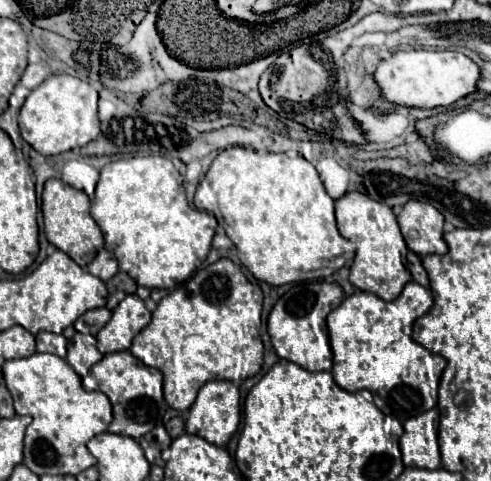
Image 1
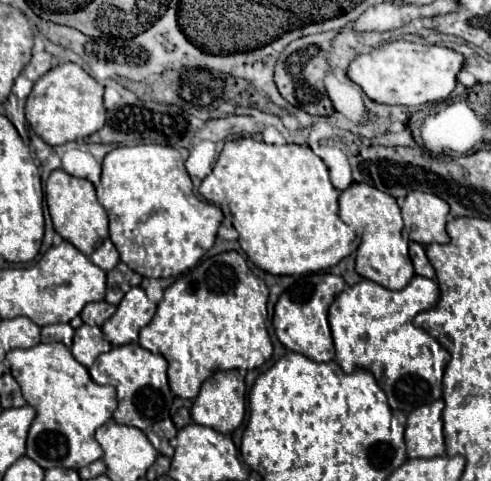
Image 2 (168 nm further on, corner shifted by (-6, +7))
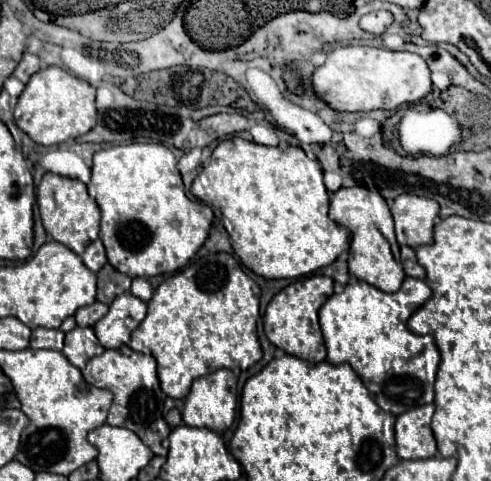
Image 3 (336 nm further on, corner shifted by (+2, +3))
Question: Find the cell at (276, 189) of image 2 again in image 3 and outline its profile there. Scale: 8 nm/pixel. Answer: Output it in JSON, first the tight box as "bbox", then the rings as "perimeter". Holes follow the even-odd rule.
{"bbox":[190,137,350,279],"perimeter":[[[232,137],[218,143],[218,147],[212,151],[210,163],[206,165],[206,169],[202,169],[200,177],[192,183],[190,193],[212,207],[218,207],[224,219],[232,223],[234,231],[230,233],[230,237],[240,245],[240,251],[234,253],[250,271],[266,279],[296,279],[334,263],[342,251],[350,249],[348,229],[340,227],[328,217],[330,197],[324,187],[320,171],[322,171],[320,163],[308,159],[300,147],[292,147],[292,145],[264,147],[240,137]]]}

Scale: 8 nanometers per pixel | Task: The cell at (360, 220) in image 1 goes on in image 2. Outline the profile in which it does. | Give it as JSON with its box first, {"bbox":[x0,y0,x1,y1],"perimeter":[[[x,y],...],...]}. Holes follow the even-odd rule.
{"bbox":[340,183,414,289],"perimeter":[[[352,183],[340,195],[340,219],[356,228],[361,238],[356,253],[356,271],[386,289],[404,289],[414,277],[414,267],[408,257],[408,233],[402,223],[396,199],[366,183]]]}

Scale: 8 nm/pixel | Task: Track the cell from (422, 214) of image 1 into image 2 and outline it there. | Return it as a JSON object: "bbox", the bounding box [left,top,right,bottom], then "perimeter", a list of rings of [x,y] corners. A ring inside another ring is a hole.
{"bbox":[402,191,450,245],"perimeter":[[[412,191],[402,205],[402,217],[410,239],[420,245],[448,243],[450,237],[444,229],[448,203],[432,193]]]}

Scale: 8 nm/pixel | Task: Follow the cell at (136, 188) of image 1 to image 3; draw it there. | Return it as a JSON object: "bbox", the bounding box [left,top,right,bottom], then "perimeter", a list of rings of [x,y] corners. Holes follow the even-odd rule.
{"bbox":[92,143,214,277],"perimeter":[[[132,143],[102,149],[94,155],[92,183],[96,185],[96,203],[102,211],[100,239],[106,247],[108,261],[128,277],[156,277],[182,269],[204,245],[214,213],[208,205],[186,197],[174,153],[158,143]]]}

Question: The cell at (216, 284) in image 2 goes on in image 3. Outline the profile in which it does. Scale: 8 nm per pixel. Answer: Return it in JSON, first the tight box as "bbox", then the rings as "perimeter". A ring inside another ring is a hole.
{"bbox":[130,253,262,399],"perimeter":[[[228,253],[206,255],[186,269],[170,275],[154,291],[148,301],[148,315],[138,329],[132,331],[130,347],[140,353],[148,353],[158,361],[158,379],[162,391],[172,399],[184,399],[190,393],[194,379],[208,375],[216,369],[248,369],[262,359],[262,349],[256,335],[258,321],[258,297],[254,293],[256,283],[240,269],[238,261]]]}

